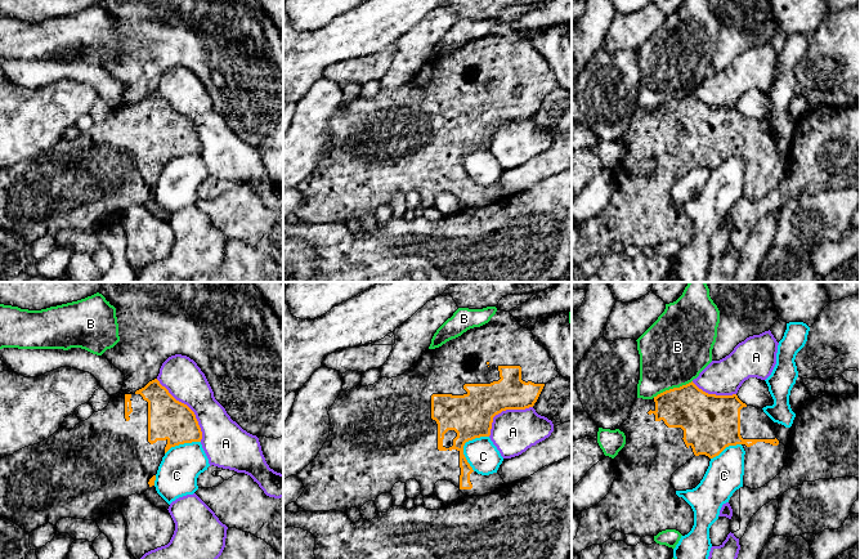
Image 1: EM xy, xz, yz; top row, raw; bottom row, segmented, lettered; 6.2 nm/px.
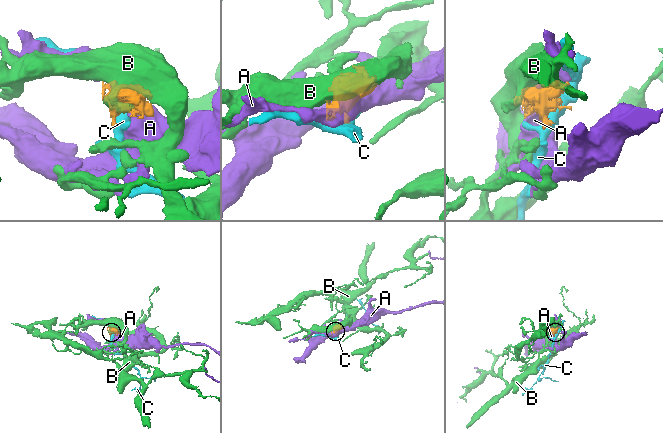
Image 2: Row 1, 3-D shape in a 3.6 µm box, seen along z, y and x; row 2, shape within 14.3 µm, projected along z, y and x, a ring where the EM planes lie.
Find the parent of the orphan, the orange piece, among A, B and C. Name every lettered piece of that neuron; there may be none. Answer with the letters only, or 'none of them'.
none of them

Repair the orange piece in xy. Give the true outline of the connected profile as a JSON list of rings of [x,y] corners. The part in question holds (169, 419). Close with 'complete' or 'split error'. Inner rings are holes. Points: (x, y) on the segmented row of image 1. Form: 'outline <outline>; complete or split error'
outline [[[154,379],[134,394],[111,398],[104,410],[94,412],[73,429],[62,426],[48,439],[0,459],[0,516],[28,533],[48,523],[55,526],[63,518],[98,522],[102,515],[120,510],[129,496],[144,495],[154,486],[162,457],[171,447],[201,439],[194,412]]]; split error

